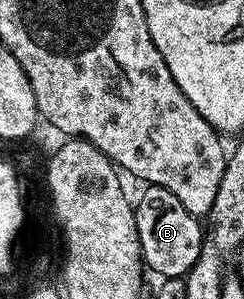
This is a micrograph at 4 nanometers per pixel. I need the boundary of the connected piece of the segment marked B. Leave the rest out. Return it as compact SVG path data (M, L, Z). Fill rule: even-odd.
M146 185L143 193L139 195L134 205L134 218L136 231L142 248L142 259L147 270L159 273L159 278L167 277L185 278L191 267L200 259L204 225L199 218L193 217L162 185Z

